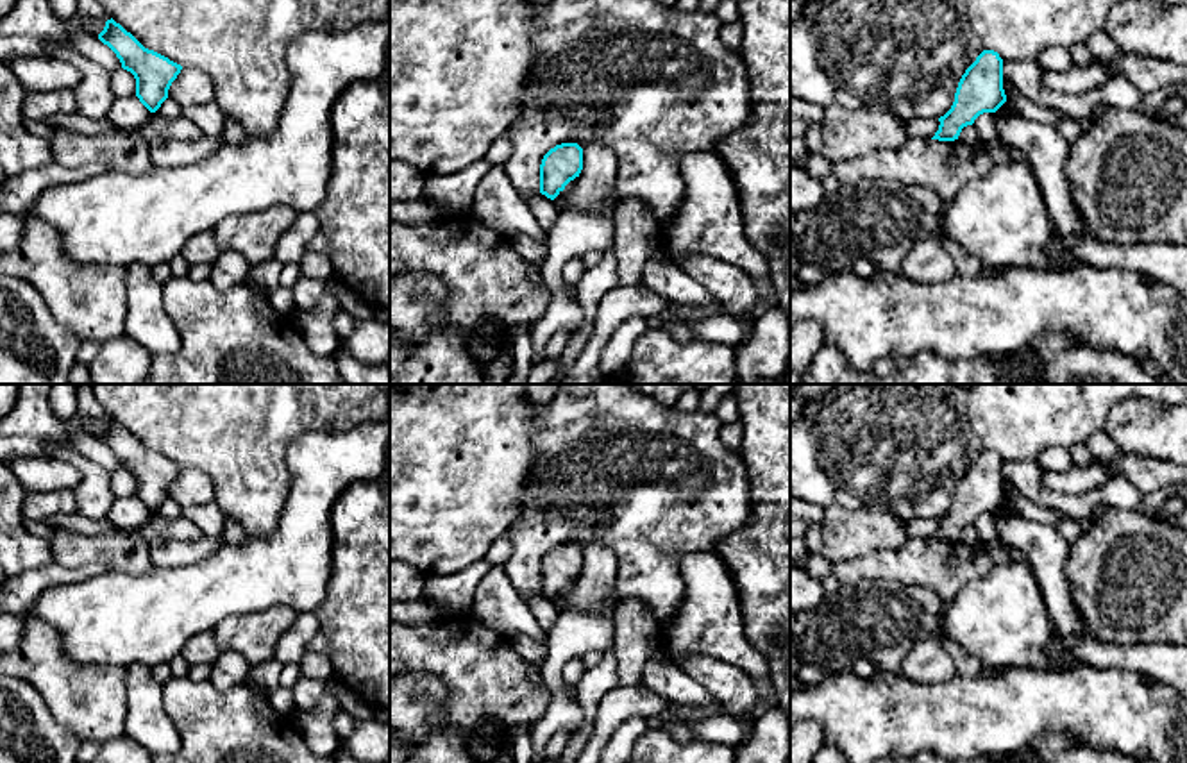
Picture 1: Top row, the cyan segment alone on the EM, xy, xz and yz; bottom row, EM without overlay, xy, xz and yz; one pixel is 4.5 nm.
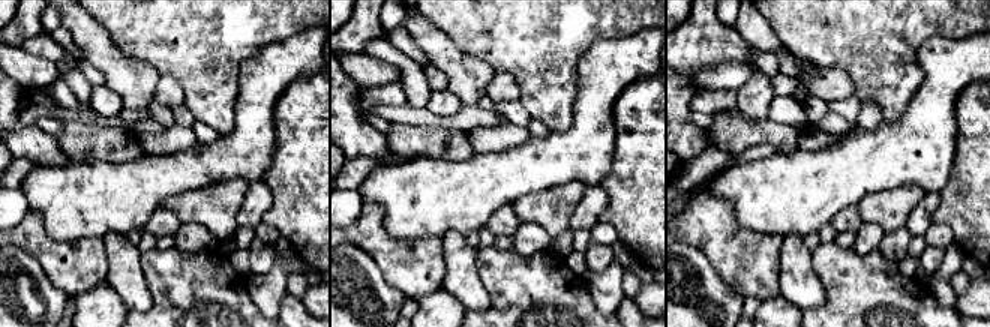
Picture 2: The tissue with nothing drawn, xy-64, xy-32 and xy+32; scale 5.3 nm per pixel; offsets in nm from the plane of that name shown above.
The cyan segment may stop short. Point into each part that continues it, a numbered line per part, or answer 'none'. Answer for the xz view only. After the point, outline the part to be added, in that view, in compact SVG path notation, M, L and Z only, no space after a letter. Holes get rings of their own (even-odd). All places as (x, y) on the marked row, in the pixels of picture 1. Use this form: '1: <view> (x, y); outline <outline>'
none

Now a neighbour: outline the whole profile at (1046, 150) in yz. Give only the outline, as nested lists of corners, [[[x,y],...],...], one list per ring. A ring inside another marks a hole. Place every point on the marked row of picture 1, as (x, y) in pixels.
[[[996,111],[999,141],[1019,150],[1040,186],[1053,231],[1073,250],[1078,263],[1137,273],[1187,298],[1187,247],[1171,243],[1112,245],[1096,241],[1076,209],[1065,163],[1071,143],[1049,123]]]

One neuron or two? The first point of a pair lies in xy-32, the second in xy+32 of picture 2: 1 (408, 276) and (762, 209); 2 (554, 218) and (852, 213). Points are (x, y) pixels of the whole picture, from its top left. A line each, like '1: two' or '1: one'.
1: two
2: two

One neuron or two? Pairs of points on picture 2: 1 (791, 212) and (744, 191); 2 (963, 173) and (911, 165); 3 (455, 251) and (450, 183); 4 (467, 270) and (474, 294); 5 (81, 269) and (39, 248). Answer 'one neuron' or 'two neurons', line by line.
1: one neuron
2: two neurons
3: two neurons
4: one neuron
5: one neuron

